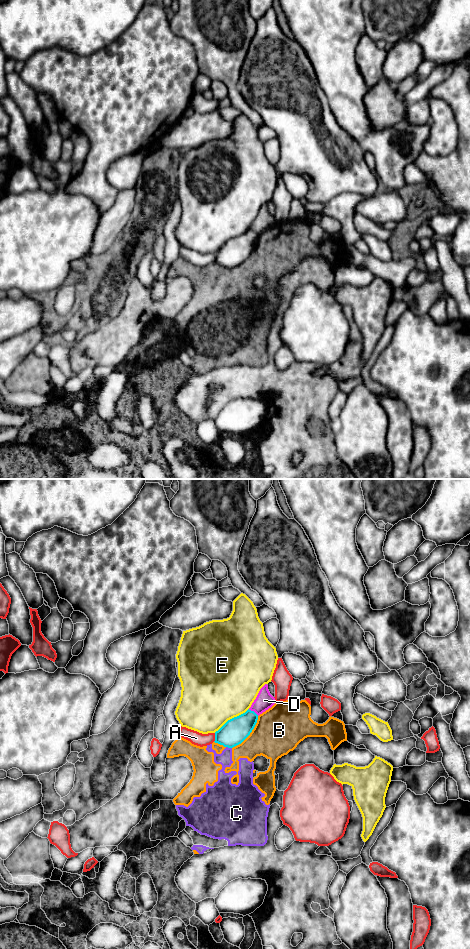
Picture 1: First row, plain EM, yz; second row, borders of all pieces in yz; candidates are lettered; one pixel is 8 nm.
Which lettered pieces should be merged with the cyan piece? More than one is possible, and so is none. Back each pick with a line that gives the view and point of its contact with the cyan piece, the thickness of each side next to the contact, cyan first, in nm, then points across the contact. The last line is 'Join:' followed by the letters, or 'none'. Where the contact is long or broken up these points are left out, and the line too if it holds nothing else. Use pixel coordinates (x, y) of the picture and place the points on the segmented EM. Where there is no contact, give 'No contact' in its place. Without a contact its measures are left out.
Join: none

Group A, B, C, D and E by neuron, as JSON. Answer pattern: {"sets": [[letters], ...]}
{"sets": [["A"], ["B", "C"], ["D", "E"]]}

